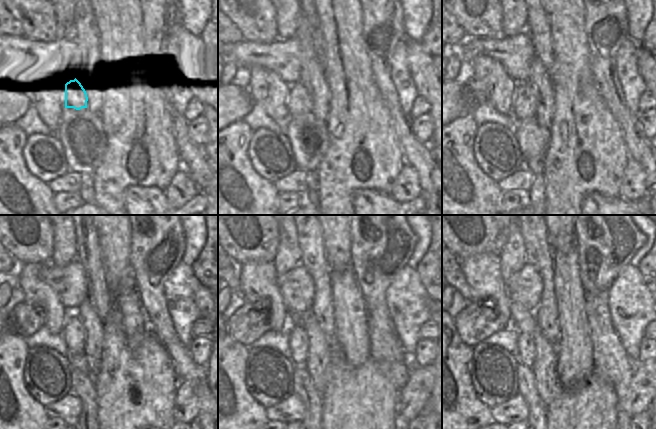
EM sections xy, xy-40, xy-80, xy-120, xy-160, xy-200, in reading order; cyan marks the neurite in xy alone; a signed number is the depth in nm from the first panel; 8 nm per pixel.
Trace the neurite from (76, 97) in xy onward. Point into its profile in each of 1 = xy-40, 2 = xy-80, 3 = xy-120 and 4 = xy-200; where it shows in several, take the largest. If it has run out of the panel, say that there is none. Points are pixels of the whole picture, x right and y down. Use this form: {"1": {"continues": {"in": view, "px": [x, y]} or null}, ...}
{"1": {"continues": {"in": "xy-40", "px": [299, 99]}}, "2": {"continues": {"in": "xy-80", "px": [523, 107]}}, "3": {"continues": {"in": "xy-120", "px": [73, 332]}}, "4": {"continues": {"in": "xy-200", "px": [525, 344]}}}

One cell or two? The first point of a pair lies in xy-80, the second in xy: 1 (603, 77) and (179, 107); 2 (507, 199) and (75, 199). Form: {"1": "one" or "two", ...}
{"1": "two", "2": "one"}

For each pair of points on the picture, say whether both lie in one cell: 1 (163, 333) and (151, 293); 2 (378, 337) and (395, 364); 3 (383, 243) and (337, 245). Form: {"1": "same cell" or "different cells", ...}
{"1": "same cell", "2": "same cell", "3": "different cells"}

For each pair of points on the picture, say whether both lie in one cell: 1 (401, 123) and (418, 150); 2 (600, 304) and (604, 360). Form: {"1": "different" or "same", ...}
{"1": "same", "2": "same"}

